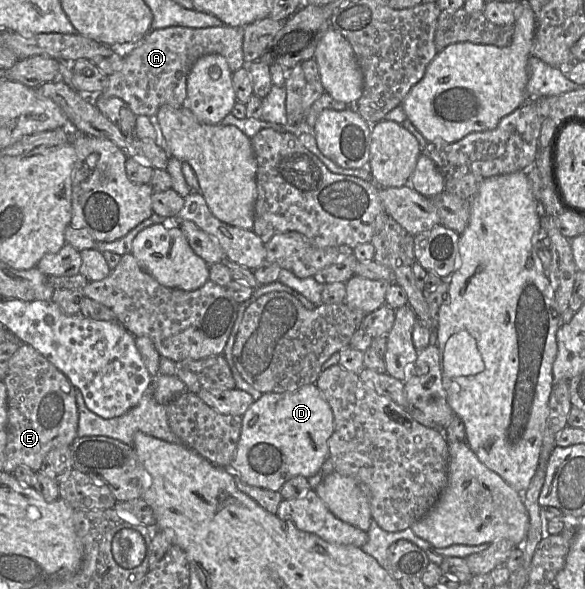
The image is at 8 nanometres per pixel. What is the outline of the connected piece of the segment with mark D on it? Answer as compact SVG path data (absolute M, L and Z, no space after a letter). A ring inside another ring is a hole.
M316 384L304 385L301 388L290 392L263 393L263 395L259 399L255 400L242 416L240 439L238 442L235 458L232 461L231 466L239 472L240 477L249 485L257 486L271 491L279 491L286 481L295 476L304 476L306 478L309 478L316 475L320 471L322 465L329 457L328 441L333 432L333 411Z

